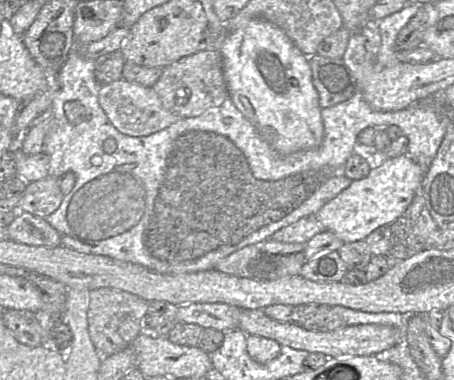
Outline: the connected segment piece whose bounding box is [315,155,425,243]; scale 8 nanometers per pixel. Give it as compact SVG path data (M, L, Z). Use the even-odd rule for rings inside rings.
M409 155L396 158L384 158L376 163L369 174L360 180L352 180L351 185L326 203L315 217L326 230L333 232L343 243L364 240L370 233L383 225L390 225L407 210L421 187L424 171Z

